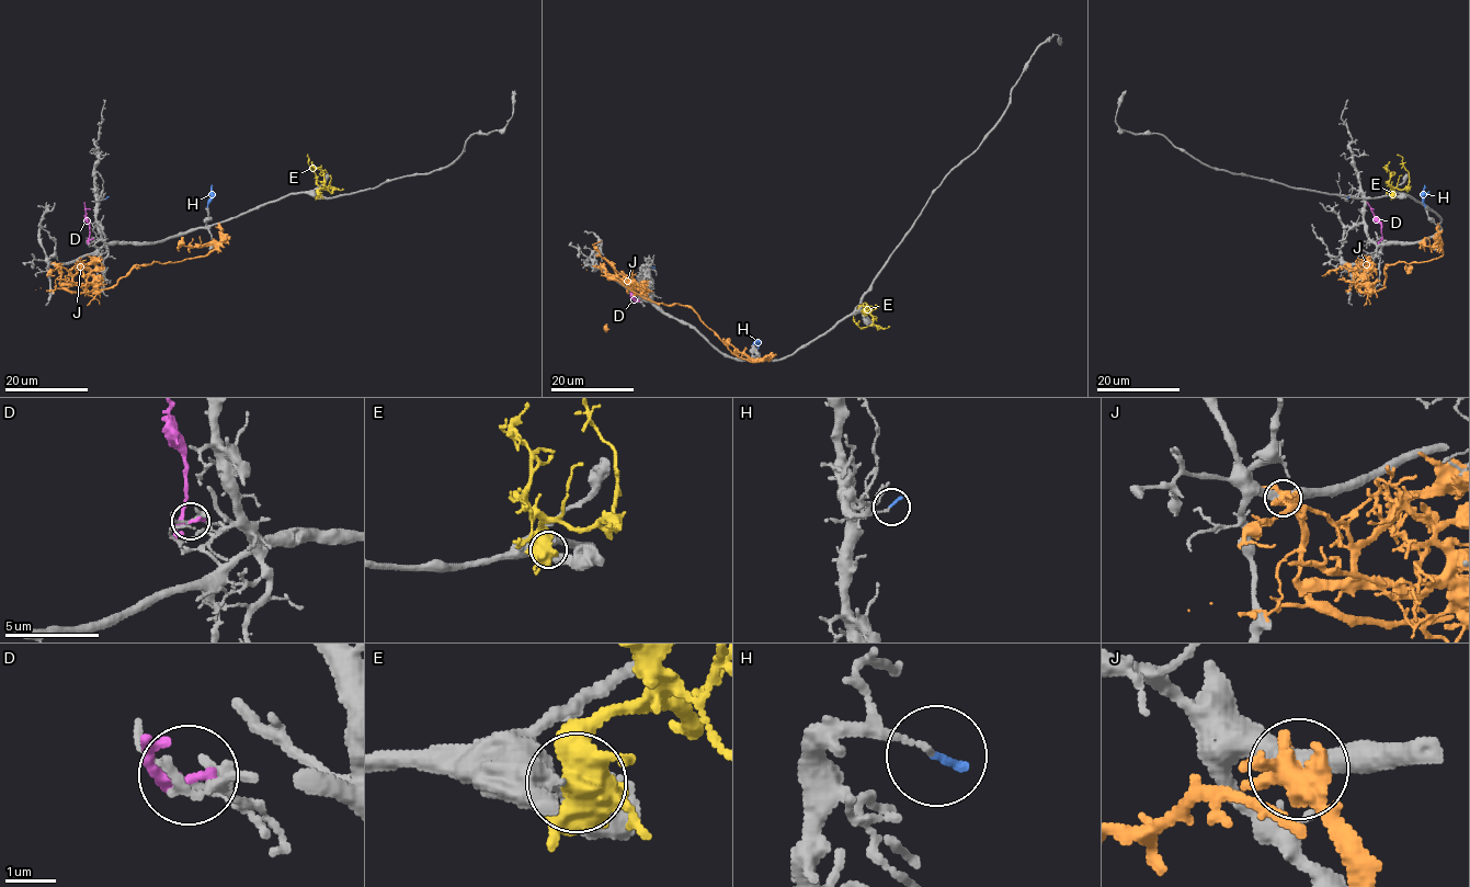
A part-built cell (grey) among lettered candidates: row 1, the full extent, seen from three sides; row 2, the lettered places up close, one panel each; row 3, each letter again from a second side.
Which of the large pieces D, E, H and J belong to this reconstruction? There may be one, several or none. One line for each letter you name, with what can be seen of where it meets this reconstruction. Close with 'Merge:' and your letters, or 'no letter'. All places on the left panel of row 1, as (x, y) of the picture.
Merge: no letter

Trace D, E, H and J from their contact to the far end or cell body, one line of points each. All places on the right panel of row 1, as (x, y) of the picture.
D: (1380, 239), (1381, 223), (1367, 202)
E: (1394, 194), (1393, 189), (1406, 189), (1409, 183), (1409, 171), (1397, 154)
H: (1347, 198), (1423, 203), (1424, 185)
J: (1348, 265), (1362, 292), (1376, 292), (1383, 286), (1387, 265), (1421, 263), (1442, 254), (1440, 245), (1419, 248)

